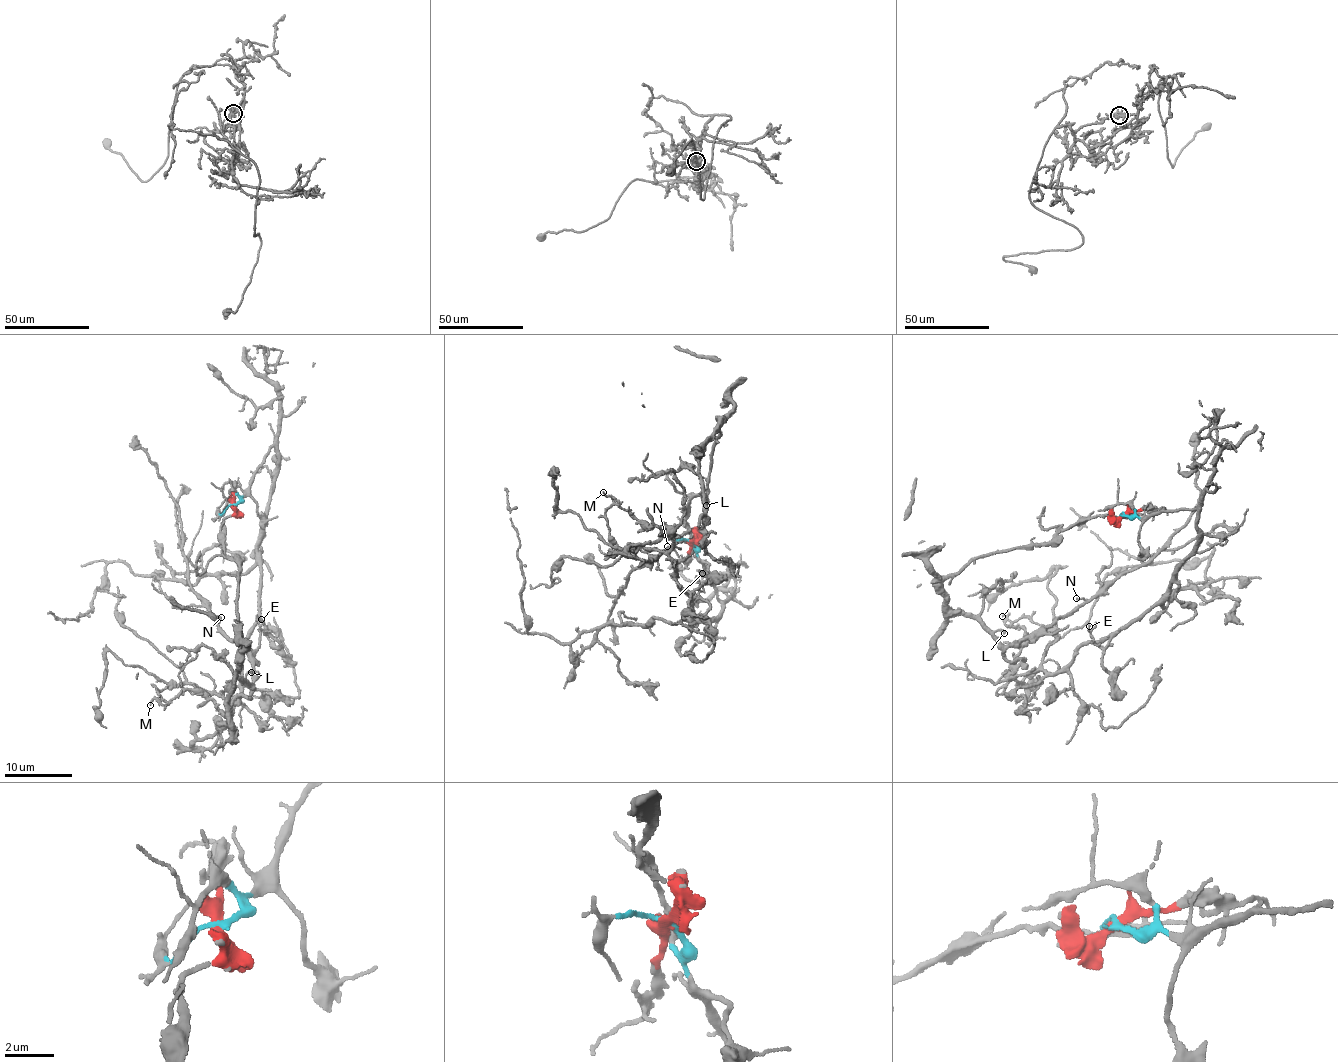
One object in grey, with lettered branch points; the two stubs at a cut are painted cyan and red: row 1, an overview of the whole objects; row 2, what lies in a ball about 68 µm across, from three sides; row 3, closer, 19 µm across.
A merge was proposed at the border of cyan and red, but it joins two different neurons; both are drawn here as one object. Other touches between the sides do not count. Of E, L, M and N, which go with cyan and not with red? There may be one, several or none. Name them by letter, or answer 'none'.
E

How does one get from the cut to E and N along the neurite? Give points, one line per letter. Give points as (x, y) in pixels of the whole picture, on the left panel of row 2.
E: (234, 504), (271, 447), (279, 471), (256, 557), (257, 610), (266, 633), (261, 618)
N: (234, 504), (222, 536), (240, 569), (231, 682), (236, 674), (251, 685), (251, 660), (224, 635), (220, 617)

